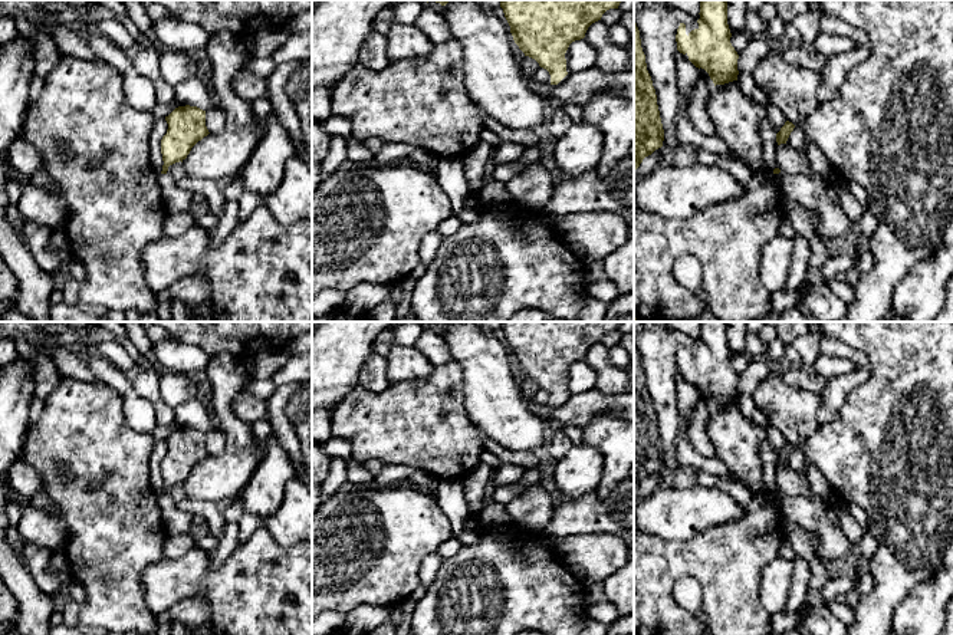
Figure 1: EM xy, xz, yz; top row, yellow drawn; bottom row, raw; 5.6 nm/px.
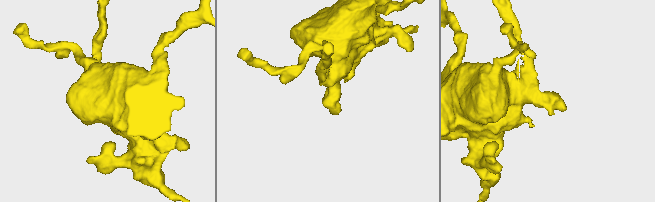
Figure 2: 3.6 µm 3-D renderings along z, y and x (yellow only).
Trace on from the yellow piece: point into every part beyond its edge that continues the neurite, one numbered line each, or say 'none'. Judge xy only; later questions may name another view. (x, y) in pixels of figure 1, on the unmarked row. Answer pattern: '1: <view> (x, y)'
none

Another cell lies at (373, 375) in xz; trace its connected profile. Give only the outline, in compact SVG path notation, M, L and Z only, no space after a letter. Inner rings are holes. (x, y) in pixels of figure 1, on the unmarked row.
M374 352L359 371L359 386L372 392L385 391L390 386L387 366L387 359Z

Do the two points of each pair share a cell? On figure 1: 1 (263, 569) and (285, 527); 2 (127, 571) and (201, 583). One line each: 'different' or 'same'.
1: different
2: different

